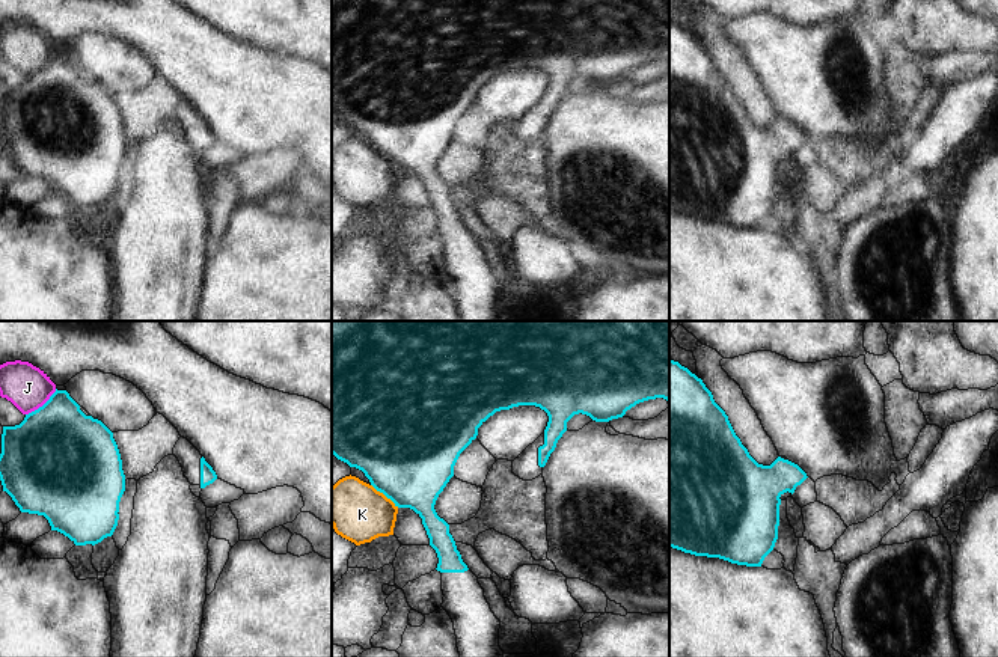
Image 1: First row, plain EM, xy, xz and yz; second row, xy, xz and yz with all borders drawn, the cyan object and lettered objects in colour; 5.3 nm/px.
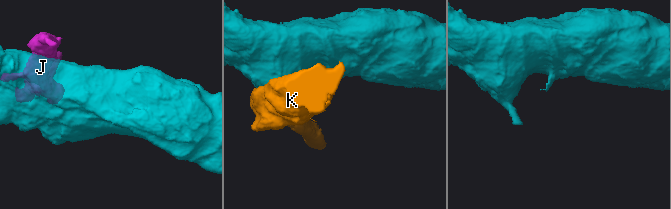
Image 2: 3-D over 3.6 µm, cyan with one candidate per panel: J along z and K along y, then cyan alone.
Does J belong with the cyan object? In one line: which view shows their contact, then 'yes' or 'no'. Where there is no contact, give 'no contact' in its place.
xy | no

